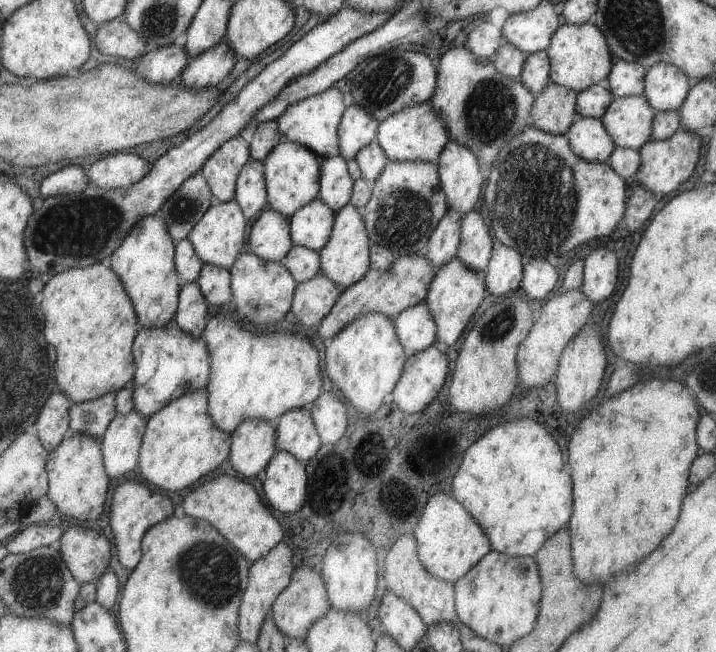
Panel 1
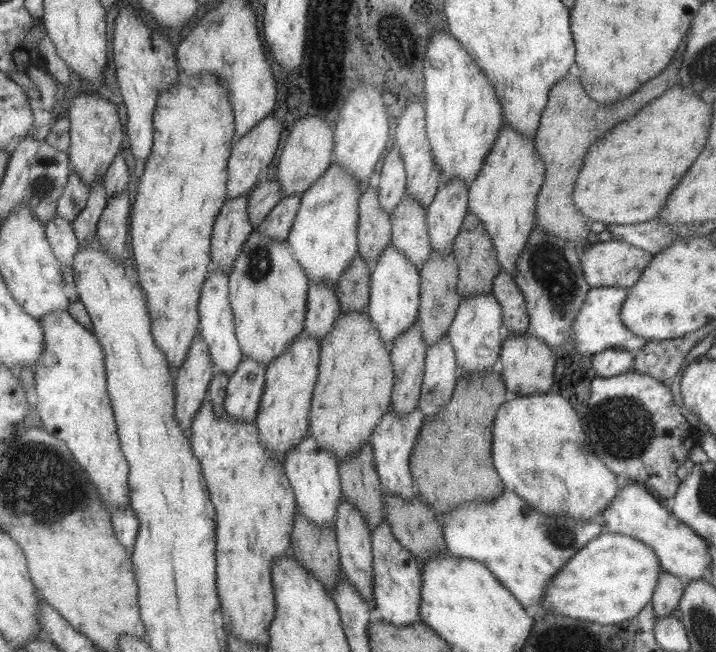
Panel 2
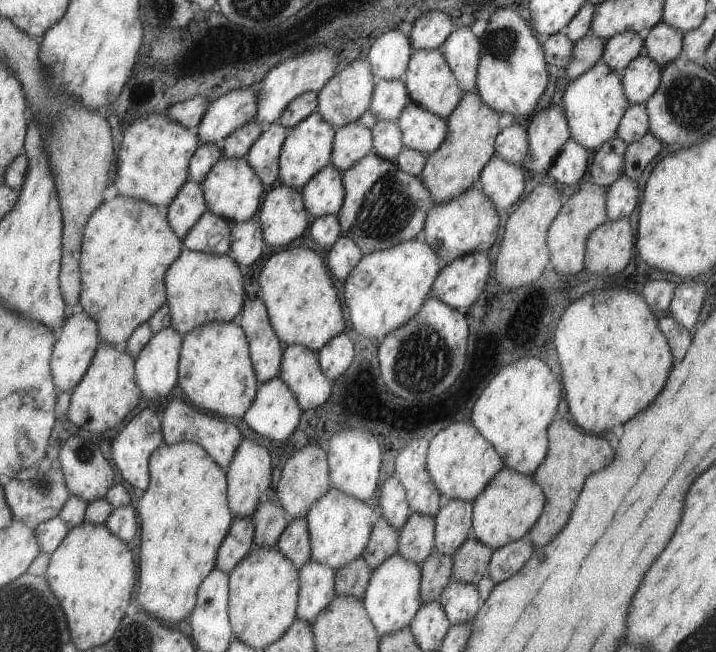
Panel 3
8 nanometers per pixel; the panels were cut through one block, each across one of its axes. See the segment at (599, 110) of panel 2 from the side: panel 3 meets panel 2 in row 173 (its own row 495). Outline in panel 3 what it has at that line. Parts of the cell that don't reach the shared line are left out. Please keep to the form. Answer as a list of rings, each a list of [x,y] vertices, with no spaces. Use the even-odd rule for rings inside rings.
[[[558,416],[554,418],[549,423],[546,433],[547,452],[532,475],[533,480],[539,484],[543,491],[545,504],[543,504],[543,510],[541,510],[539,518],[535,520],[526,535],[535,548],[545,546],[565,526],[565,522],[569,518],[569,512],[573,508],[573,502],[577,500],[579,490],[583,488],[585,478],[591,472],[597,472],[597,470],[605,468],[613,460],[613,450],[607,444],[605,438],[579,430],[577,426],[569,424],[566,419]]]

